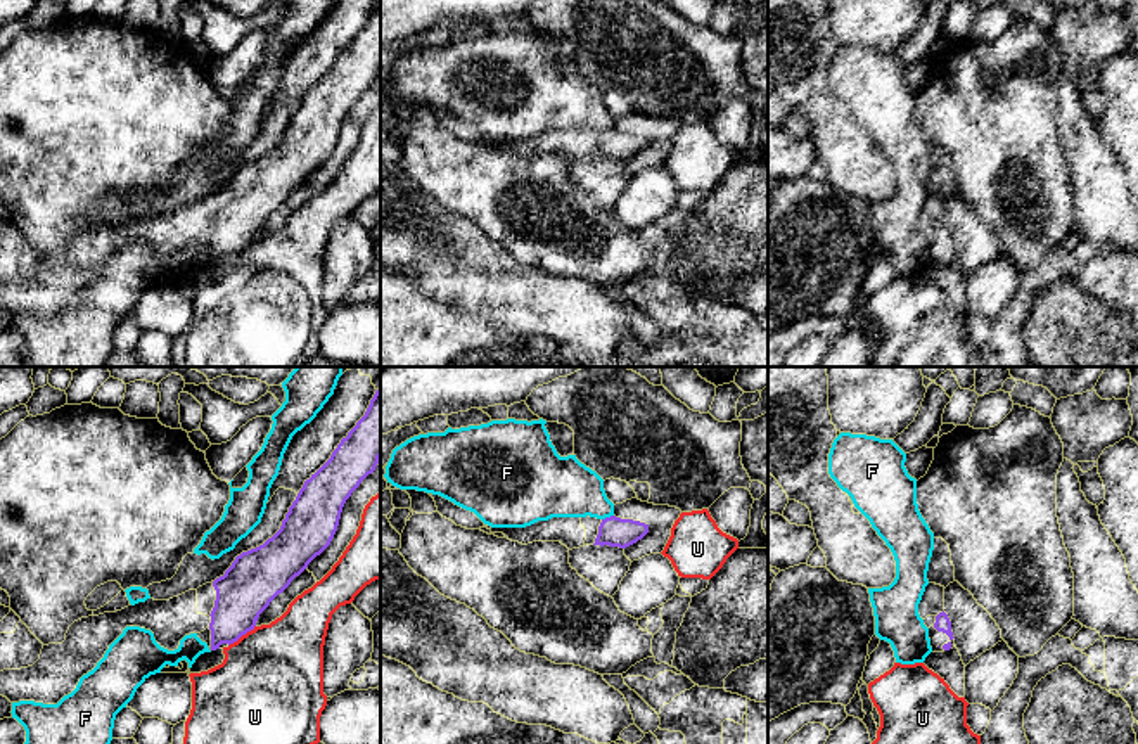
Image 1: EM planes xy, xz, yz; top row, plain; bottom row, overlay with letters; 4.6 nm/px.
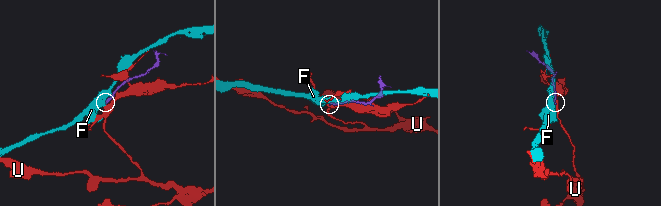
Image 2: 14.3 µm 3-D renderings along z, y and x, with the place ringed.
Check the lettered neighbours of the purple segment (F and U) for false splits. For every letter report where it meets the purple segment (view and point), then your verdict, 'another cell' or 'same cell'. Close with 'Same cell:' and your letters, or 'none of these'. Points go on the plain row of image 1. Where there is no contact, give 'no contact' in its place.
F: contact xz (607, 130); another cell
U: contact xy (241, 248); another cell
Same cell: none of these

